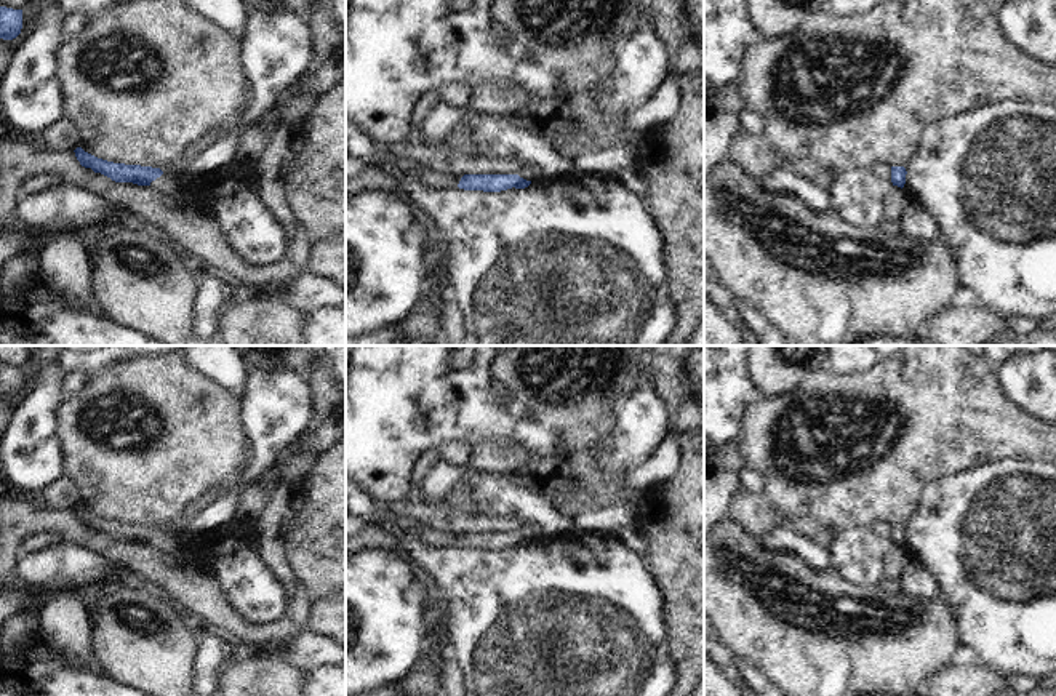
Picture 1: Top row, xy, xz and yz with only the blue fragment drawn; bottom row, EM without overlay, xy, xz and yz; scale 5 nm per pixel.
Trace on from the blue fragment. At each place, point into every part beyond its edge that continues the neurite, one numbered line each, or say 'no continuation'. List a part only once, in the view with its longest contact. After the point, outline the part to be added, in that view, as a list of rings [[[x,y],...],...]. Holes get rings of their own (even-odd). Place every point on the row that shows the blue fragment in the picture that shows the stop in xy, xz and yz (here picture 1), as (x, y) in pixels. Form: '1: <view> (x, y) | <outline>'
1: xy (172, 184) | [[[182,171],[163,173],[160,178],[152,181],[150,186],[163,192],[171,200],[181,202],[184,190],[184,174]]]

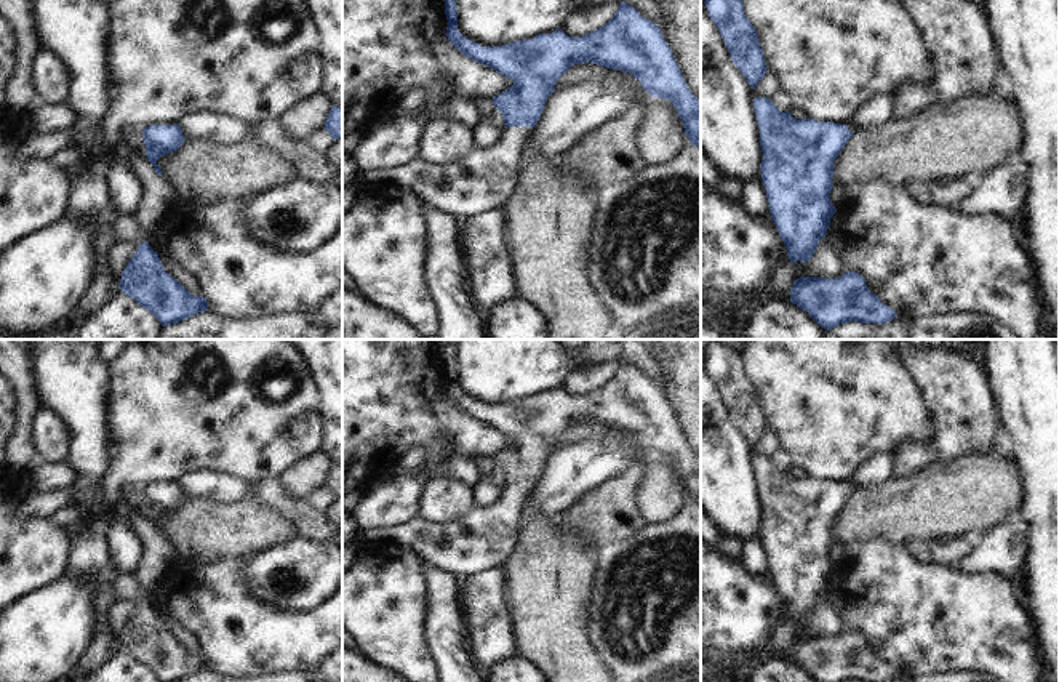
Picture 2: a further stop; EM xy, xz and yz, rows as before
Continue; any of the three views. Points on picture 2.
1: xz (482, 180) | [[[506,126],[498,144],[474,146],[456,162],[430,165],[418,155],[395,168],[374,168],[363,183],[406,187],[434,210],[464,219],[502,210],[518,184],[518,166],[531,130]]]

